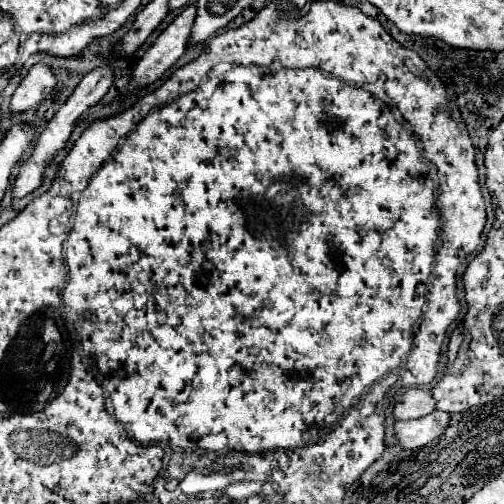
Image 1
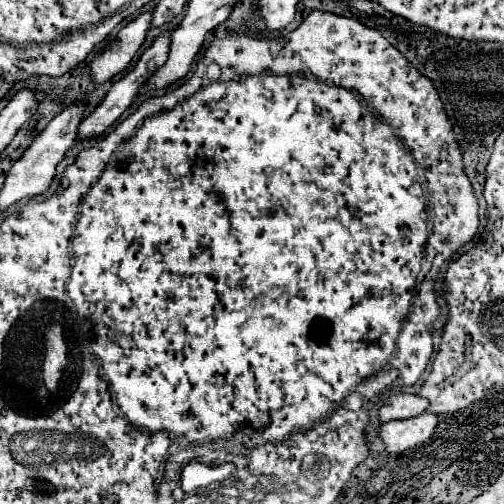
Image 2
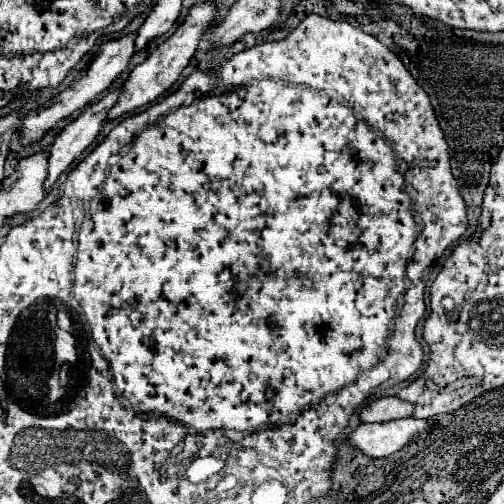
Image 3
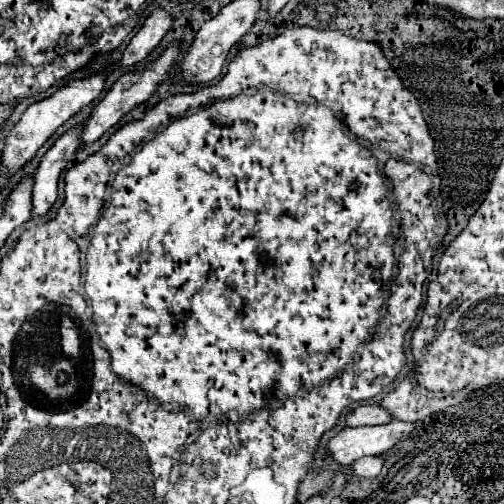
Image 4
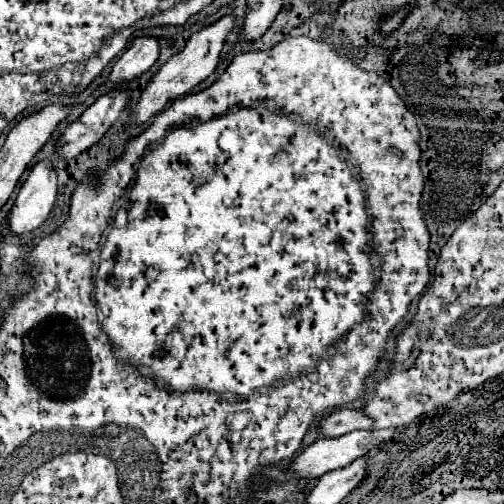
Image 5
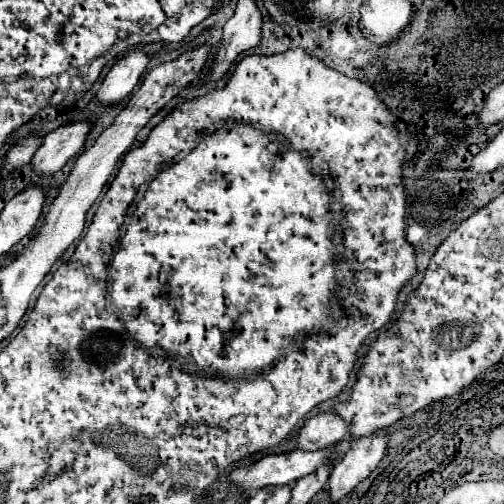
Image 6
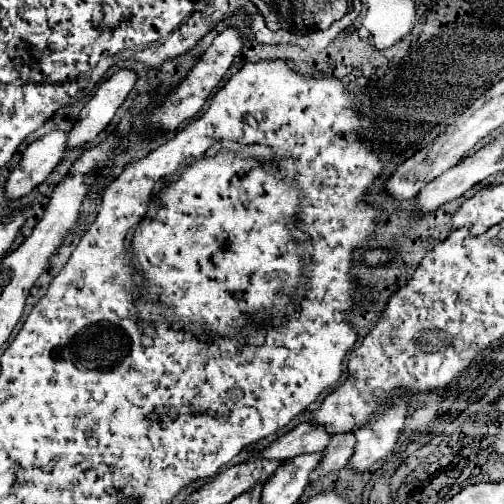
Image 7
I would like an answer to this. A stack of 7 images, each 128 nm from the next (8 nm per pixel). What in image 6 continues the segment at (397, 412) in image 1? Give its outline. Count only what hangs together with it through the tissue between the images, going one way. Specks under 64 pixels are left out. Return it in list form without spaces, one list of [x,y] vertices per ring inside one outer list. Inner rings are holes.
[[[324,412],[310,418],[298,436],[298,448],[320,450],[328,444],[336,444],[350,434],[350,424],[336,412]]]

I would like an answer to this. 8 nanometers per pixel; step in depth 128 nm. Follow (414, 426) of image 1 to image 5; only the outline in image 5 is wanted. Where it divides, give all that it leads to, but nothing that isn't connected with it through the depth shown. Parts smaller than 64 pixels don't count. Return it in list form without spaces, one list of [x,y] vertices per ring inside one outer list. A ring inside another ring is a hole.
[[[384,428],[384,430],[354,430],[338,438],[320,438],[314,444],[310,444],[292,464],[292,470],[300,476],[322,476],[330,470],[338,470],[354,462],[358,456],[370,454],[370,450],[378,450],[384,442],[388,442],[394,436],[396,428]]]

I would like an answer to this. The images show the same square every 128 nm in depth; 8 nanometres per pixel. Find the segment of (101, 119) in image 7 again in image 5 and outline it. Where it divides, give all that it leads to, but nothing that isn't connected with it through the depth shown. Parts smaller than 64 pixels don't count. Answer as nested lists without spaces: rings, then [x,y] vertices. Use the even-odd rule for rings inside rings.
[[[138,36],[130,44],[130,48],[118,58],[110,72],[110,80],[114,84],[122,84],[128,80],[134,80],[142,72],[146,72],[160,54],[158,40],[154,36]]]

